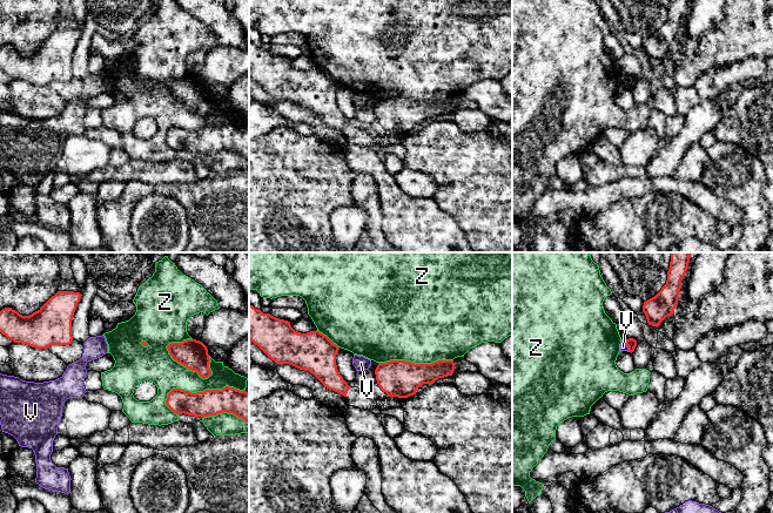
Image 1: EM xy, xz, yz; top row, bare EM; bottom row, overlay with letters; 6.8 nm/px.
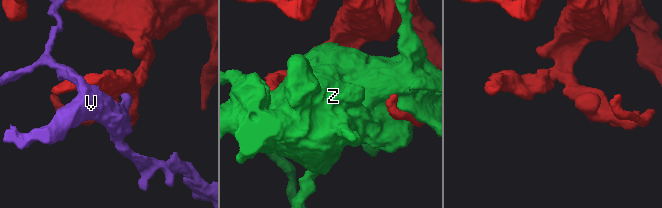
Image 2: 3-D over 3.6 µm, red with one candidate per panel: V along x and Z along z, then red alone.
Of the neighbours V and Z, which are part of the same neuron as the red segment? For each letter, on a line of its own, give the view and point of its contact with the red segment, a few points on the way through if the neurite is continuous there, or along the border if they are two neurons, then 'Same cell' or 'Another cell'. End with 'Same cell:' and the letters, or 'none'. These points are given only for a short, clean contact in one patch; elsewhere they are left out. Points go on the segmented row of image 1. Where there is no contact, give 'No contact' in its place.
V: Touches red at yz (626, 344). Another cell
Z: Touches red at xy (201, 392). Another cell
Same cell: none

